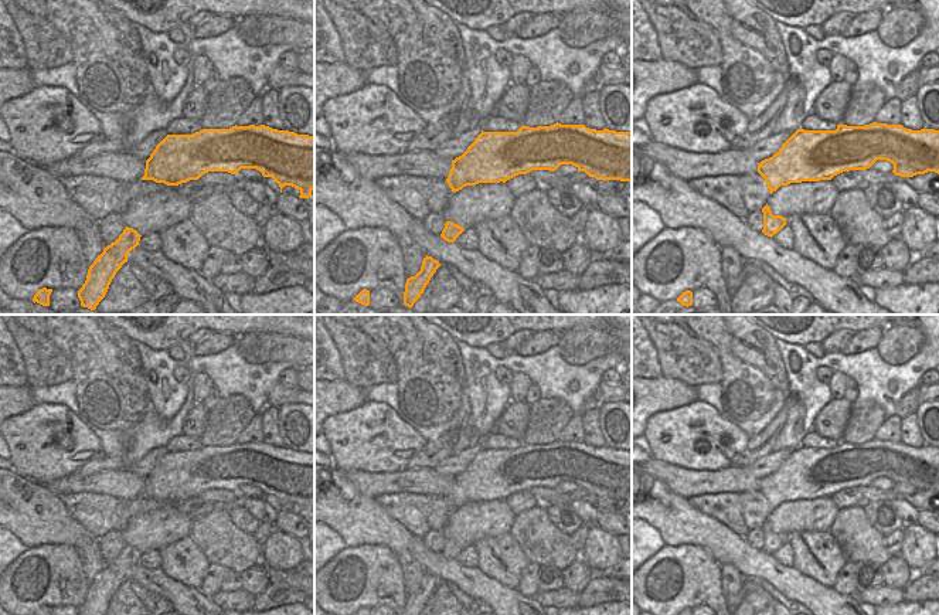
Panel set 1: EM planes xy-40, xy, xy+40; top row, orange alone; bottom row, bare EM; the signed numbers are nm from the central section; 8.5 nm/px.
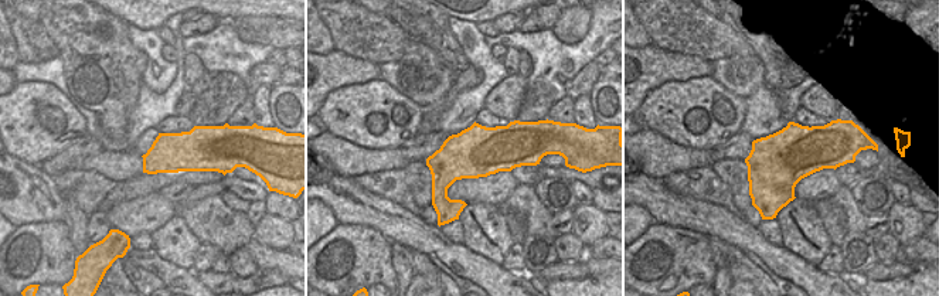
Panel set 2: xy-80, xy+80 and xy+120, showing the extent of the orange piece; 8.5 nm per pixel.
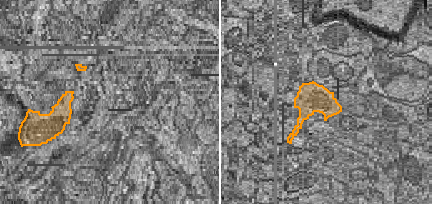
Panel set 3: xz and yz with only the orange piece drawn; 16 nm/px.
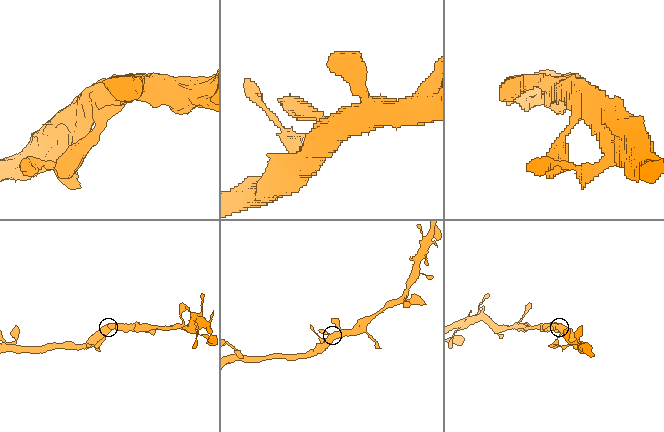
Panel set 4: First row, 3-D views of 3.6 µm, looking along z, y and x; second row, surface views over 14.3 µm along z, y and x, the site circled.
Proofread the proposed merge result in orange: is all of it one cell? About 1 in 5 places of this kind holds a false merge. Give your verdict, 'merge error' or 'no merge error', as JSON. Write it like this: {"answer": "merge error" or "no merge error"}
{"answer": "no merge error"}

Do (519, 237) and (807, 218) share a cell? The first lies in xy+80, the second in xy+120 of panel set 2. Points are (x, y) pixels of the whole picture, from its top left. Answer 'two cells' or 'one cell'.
two cells

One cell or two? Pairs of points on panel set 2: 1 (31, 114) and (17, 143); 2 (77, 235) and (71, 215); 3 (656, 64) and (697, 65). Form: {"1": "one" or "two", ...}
{"1": "one", "2": "one", "3": "one"}

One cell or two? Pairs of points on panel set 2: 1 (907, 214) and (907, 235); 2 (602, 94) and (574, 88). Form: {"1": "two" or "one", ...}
{"1": "one", "2": "two"}

